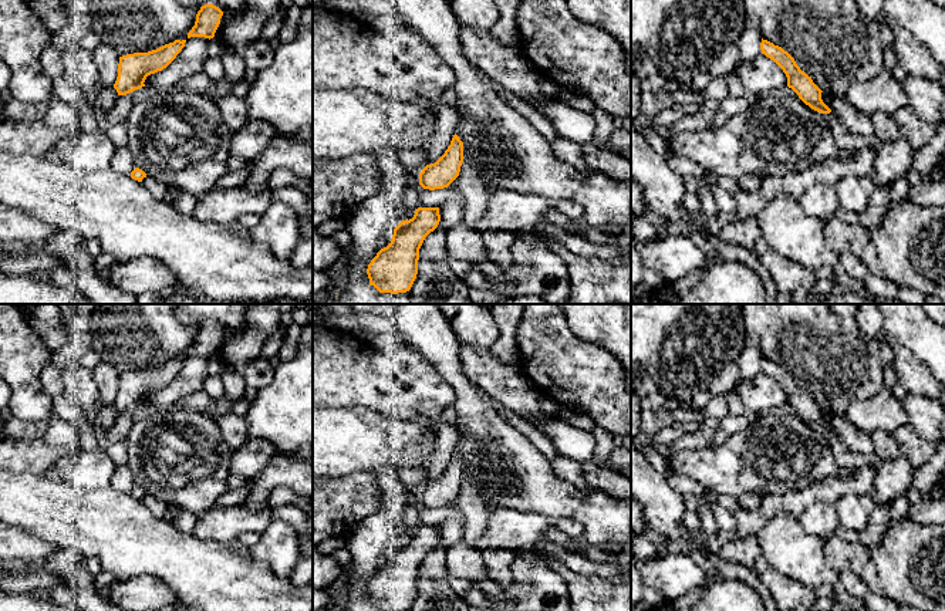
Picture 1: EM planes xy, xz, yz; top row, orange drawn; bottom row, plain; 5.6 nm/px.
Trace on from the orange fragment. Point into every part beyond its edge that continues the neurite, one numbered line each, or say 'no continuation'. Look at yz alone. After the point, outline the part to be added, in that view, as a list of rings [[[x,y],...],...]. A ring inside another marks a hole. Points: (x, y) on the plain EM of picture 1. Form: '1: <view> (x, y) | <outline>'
no continuation

